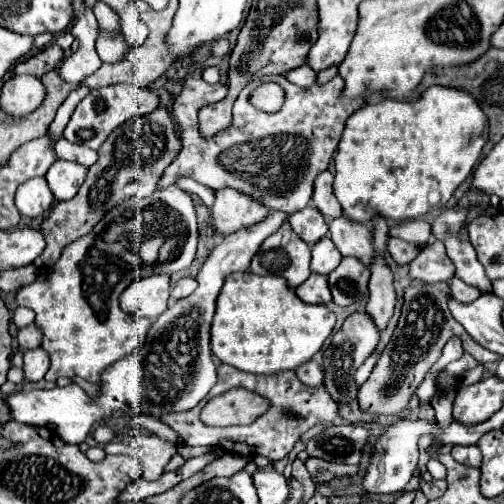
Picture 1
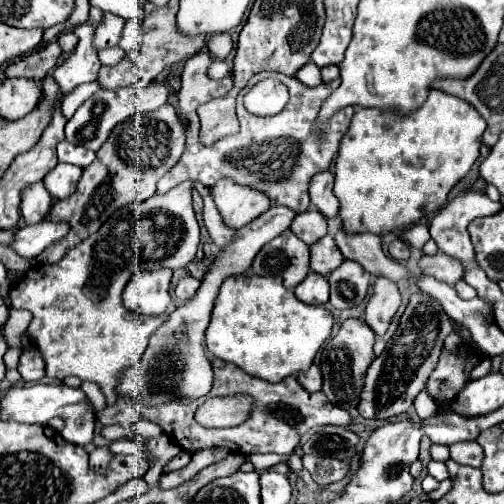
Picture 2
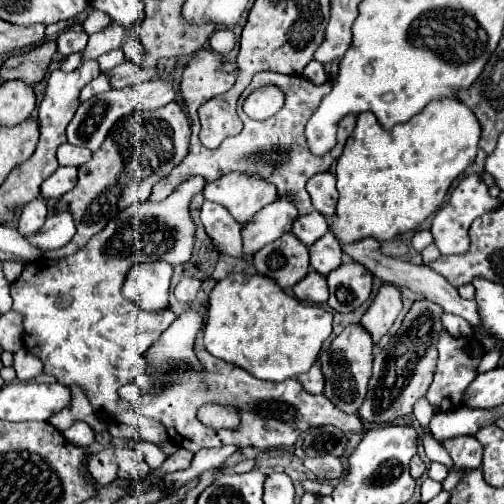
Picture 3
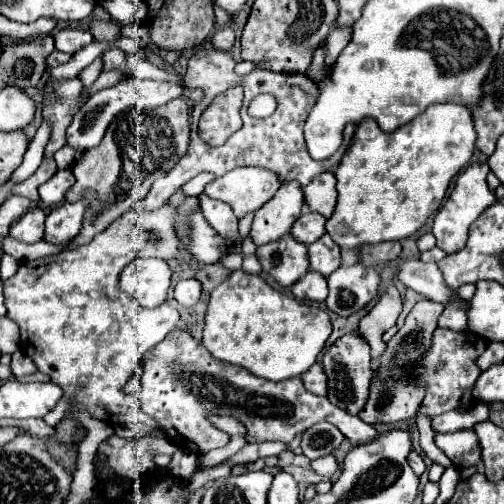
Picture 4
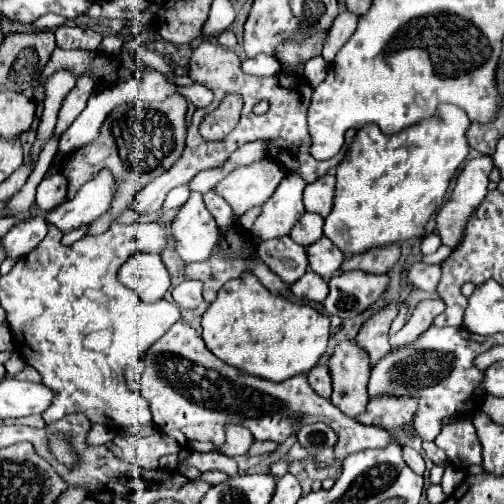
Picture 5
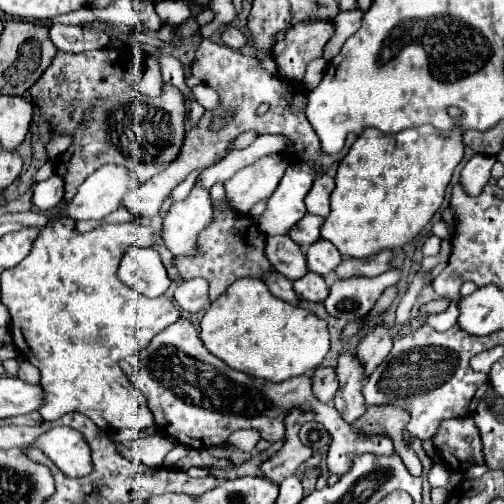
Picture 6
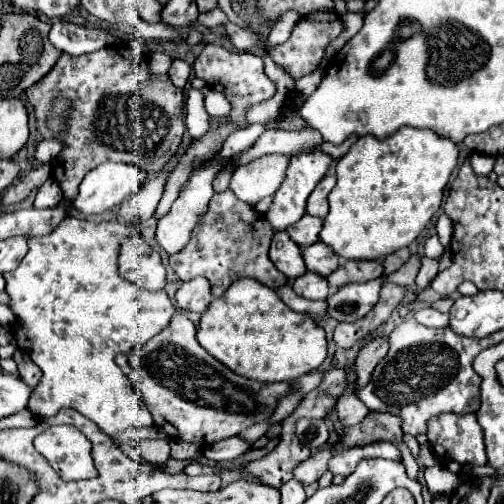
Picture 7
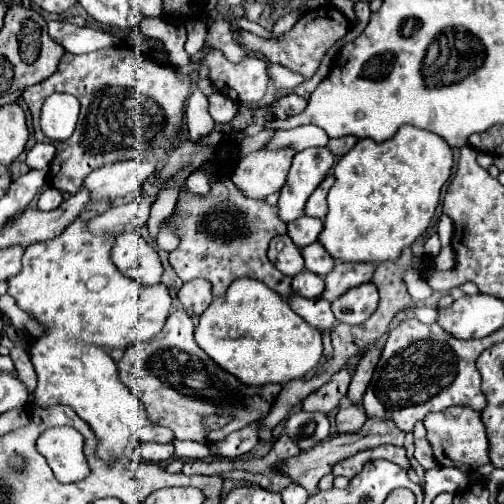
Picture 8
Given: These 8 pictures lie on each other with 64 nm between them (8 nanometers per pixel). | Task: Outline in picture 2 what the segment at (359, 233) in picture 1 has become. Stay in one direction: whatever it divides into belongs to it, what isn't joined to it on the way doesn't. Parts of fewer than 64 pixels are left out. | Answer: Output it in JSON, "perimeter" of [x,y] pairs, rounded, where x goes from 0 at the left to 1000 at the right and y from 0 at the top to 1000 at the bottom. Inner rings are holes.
{"perimeter":[[[671,452],[663,476],[683,512],[718,524],[738,548],[766,548],[782,560],[810,548],[810,536],[794,520],[762,508],[754,468],[746,464],[690,464],[683,452]]]}

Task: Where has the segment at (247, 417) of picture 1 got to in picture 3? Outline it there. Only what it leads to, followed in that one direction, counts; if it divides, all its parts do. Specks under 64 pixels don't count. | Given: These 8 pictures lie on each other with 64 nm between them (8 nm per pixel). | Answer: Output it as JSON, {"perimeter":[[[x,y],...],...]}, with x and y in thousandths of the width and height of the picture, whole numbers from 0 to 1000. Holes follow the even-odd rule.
{"perimeter":[[[405,802],[393,813],[393,833],[421,849],[468,849],[476,841],[476,813],[440,802]]]}

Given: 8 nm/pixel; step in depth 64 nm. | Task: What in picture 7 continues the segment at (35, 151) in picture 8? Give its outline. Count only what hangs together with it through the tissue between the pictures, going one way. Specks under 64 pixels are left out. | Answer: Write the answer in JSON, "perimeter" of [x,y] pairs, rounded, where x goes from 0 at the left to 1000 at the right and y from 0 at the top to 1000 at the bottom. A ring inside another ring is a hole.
{"perimeter":[[[115,274],[103,278],[83,278],[83,286],[75,286],[71,294],[71,317],[79,325],[99,325],[123,298],[123,282]]]}

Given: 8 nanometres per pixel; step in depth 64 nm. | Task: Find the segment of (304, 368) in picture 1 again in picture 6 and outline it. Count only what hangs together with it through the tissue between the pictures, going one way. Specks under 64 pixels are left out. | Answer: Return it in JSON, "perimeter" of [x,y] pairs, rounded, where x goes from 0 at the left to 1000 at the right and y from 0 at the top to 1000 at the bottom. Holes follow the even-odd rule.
{"perimeter":[[[627,730],[623,742],[619,742],[619,774],[623,774],[623,786],[639,798],[659,798],[659,786],[667,782],[667,742],[663,742],[663,730]]]}

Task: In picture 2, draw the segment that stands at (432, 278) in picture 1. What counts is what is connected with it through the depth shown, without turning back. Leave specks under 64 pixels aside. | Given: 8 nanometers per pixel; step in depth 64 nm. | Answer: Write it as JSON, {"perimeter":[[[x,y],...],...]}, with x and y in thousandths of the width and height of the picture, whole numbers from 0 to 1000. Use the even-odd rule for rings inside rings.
{"perimeter":[[[873,496],[861,508],[837,504],[837,512],[829,520],[829,532],[833,532],[833,544],[857,548],[857,552],[865,552],[873,560],[885,560],[885,563],[905,563],[909,556],[917,556],[913,520],[893,512]]]}

